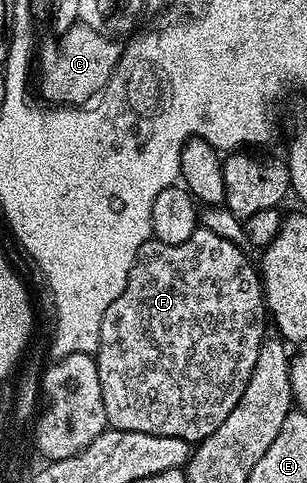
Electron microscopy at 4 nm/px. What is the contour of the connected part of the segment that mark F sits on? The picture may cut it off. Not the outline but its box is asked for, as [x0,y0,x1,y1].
[97,226,269,442]

